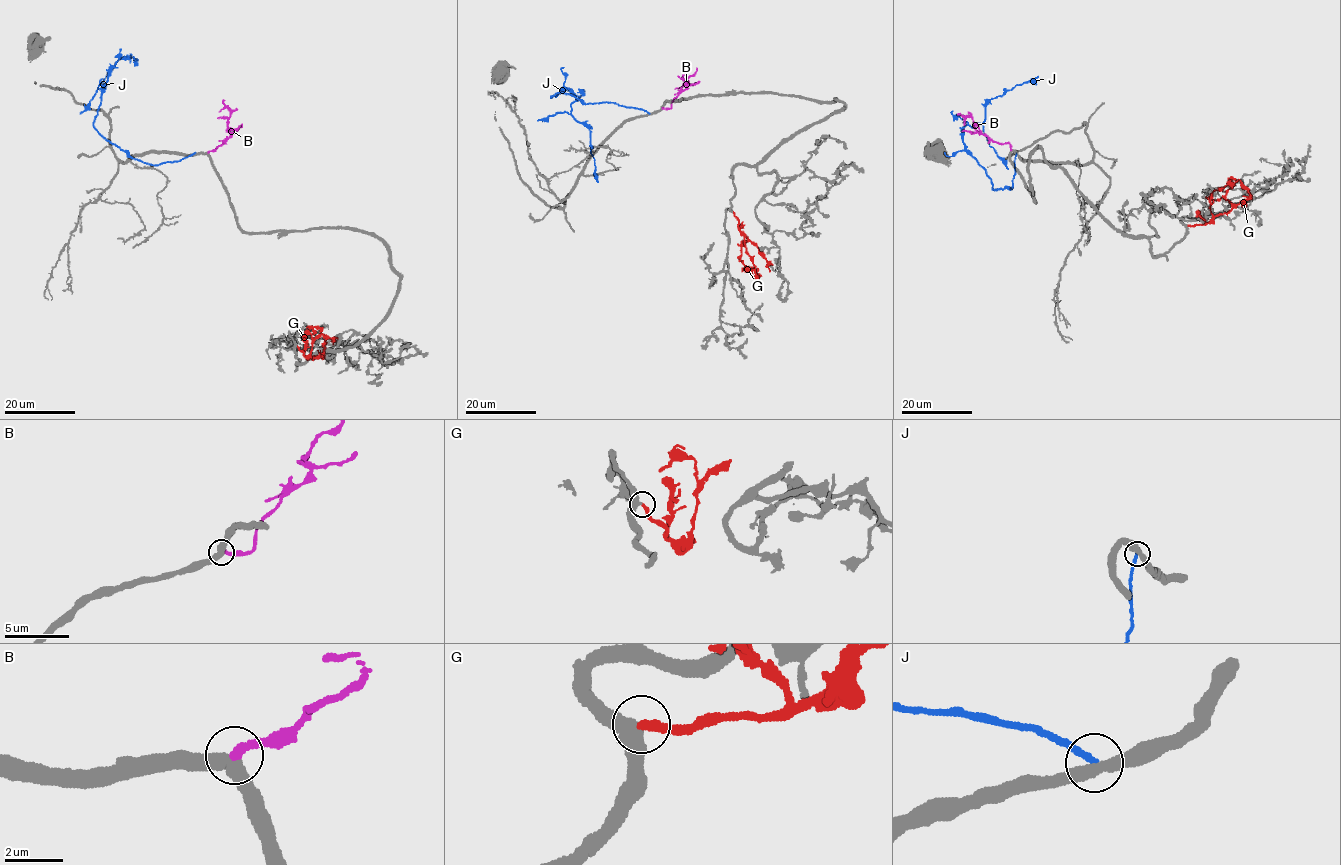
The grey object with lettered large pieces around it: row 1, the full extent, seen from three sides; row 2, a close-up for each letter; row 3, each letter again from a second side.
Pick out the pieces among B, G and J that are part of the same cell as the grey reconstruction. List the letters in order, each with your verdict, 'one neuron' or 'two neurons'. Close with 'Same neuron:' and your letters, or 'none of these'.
B: two neurons
G: one neuron
J: two neurons
Same neuron: G

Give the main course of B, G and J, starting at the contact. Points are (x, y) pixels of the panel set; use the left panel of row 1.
B: (207, 152), (214, 151), (229, 135), (230, 111), (224, 100)
G: (297, 346), (303, 356), (310, 355), (312, 337), (304, 335), (316, 329), (310, 327), (306, 331)
J: (195, 153), (149, 165), (132, 159), (95, 127), (110, 67), (119, 59), (138, 59)

